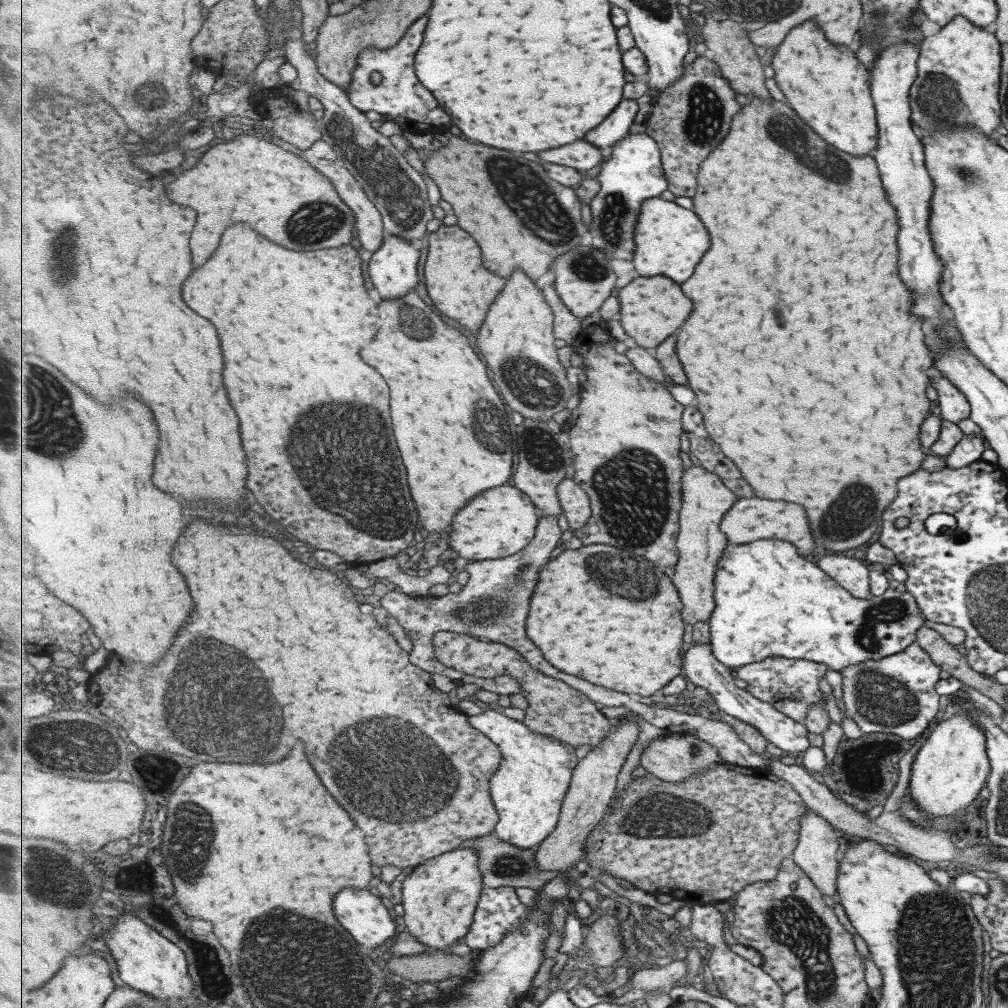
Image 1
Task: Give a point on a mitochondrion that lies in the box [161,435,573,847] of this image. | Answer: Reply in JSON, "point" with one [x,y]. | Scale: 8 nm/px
{"point":[433,782]}

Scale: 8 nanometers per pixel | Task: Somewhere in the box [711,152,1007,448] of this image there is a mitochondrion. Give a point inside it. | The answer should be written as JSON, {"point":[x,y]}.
{"point":[970,177]}

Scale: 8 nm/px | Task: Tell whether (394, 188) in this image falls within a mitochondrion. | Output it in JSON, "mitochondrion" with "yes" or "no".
{"mitochondrion":"yes"}

